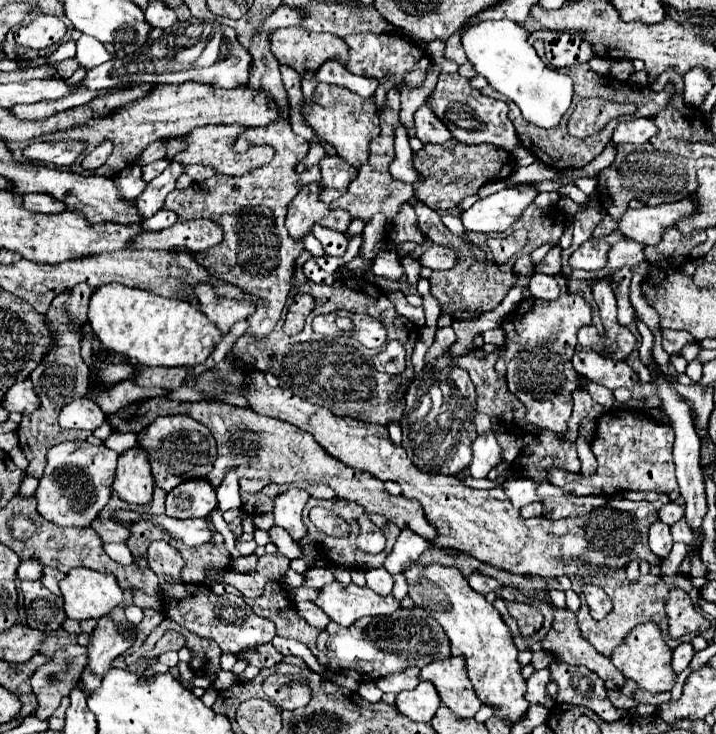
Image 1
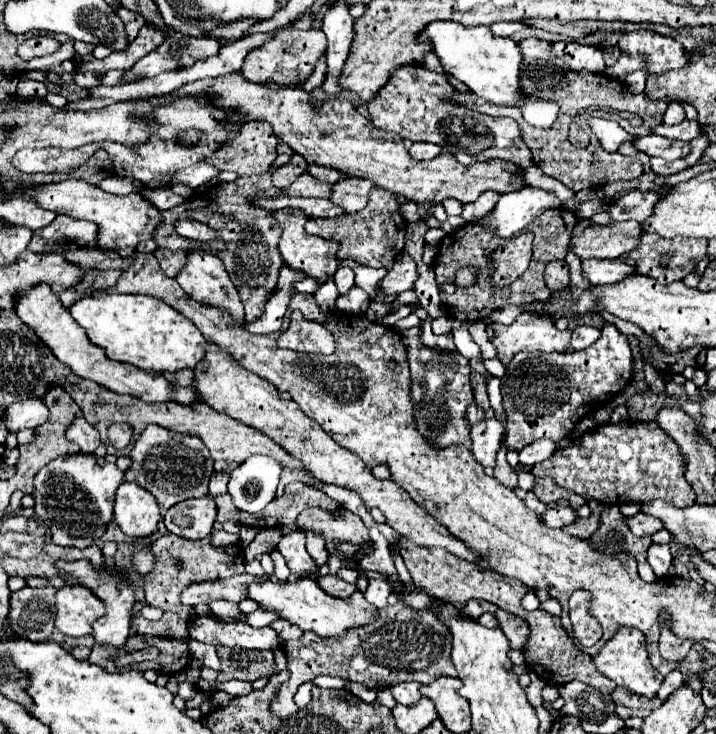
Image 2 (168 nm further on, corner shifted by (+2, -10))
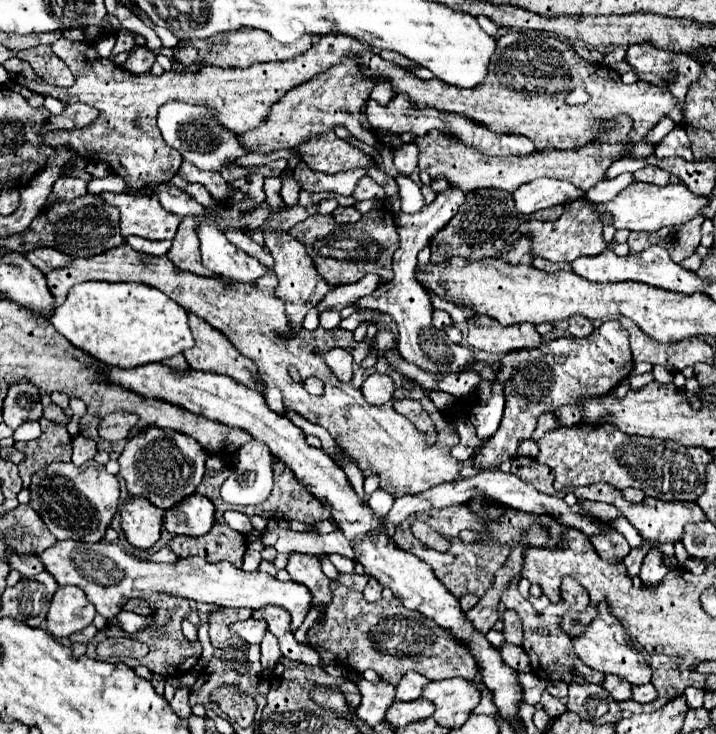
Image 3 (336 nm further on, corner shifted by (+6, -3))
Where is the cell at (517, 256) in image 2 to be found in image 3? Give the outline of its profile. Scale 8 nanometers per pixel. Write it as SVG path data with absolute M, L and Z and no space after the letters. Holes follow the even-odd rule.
M587 198L575 200L565 204L565 210L561 214L559 220L555 222L542 222L540 220L529 220L520 225L519 228L509 238L507 238L507 246L513 244L521 234L526 234L533 238L533 254L547 258L551 262L573 262L579 256L597 256L601 254L607 244L601 236L601 222L597 218L597 212L593 208L593 204Z

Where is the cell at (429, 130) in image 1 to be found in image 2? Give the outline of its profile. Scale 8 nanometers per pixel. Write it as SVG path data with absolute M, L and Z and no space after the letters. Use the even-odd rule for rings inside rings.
M413 143L413 147L409 149L411 159L415 161L425 161L425 159L433 159L437 157L441 151L439 145L431 145L431 143Z

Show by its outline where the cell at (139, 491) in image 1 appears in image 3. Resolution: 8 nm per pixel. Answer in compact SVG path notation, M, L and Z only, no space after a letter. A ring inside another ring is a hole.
M129 496L121 504L119 512L121 512L121 528L133 546L145 550L159 540L165 510L155 508L143 496Z

